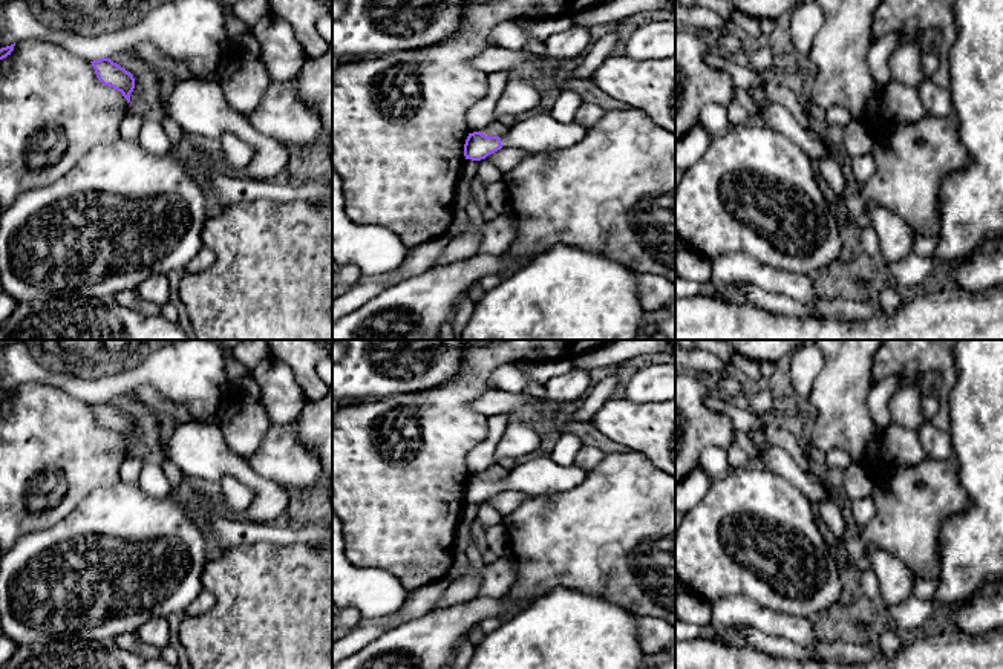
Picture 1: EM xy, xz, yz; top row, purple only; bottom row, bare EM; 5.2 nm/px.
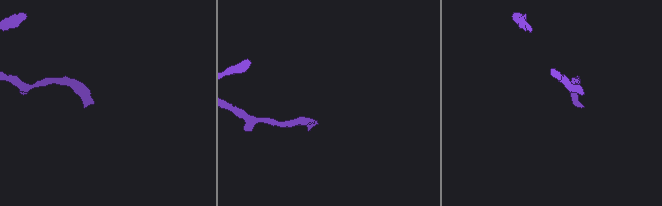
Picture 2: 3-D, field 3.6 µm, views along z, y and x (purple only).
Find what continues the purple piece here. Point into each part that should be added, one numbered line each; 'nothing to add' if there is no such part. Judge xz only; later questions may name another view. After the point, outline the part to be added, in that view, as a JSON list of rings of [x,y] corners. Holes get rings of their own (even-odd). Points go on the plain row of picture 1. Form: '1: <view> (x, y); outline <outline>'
1: xz (538, 476); outline [[[545,456],[518,464],[501,479],[501,487],[504,491],[515,490],[528,496],[541,496],[571,490],[586,476],[588,472],[574,464],[559,465],[551,456]]]

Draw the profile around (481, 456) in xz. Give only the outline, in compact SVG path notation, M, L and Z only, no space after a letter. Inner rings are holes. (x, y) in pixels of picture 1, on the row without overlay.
M498 413L487 418L487 438L478 444L466 458L469 476L481 475L493 464L495 449L498 447L511 415Z

